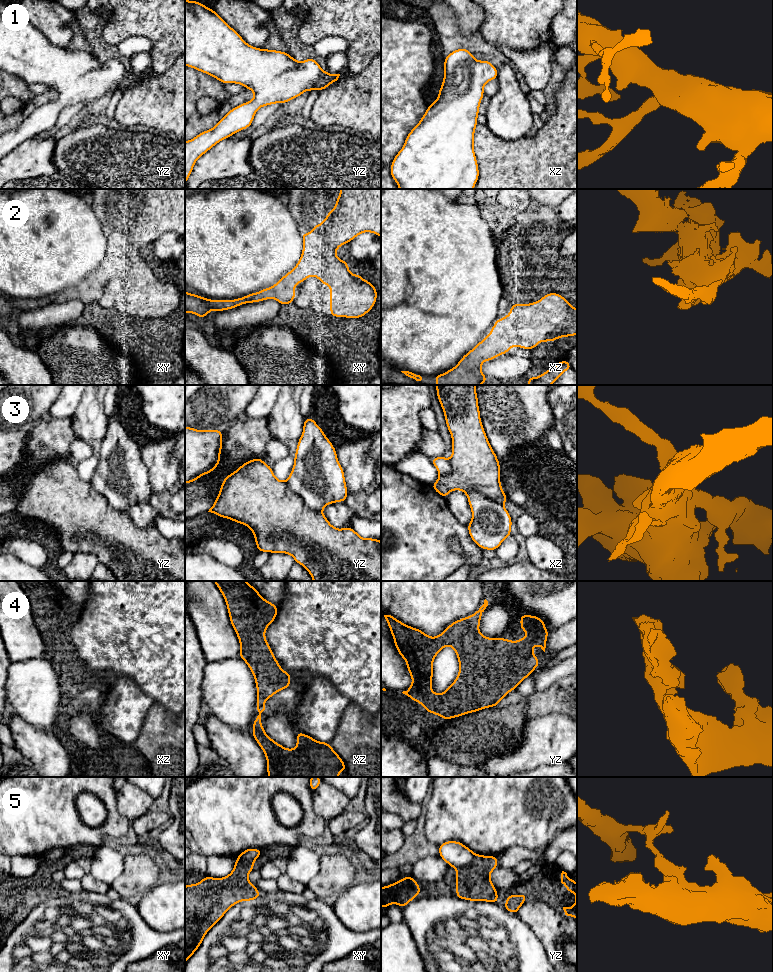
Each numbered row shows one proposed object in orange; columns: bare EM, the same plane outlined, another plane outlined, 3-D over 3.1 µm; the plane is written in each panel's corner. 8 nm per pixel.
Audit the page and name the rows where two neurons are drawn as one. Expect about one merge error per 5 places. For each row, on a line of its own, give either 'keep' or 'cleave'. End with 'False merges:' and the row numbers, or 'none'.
1: keep
2: keep
3: cleave
4: keep
5: cleave
False merges: 3, 5

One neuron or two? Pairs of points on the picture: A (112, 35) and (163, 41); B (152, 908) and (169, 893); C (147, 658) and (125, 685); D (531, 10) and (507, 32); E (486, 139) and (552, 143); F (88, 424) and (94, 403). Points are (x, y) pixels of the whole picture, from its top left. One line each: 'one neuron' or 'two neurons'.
A: one neuron
B: one neuron
C: two neurons
D: one neuron
E: one neuron
F: one neuron

